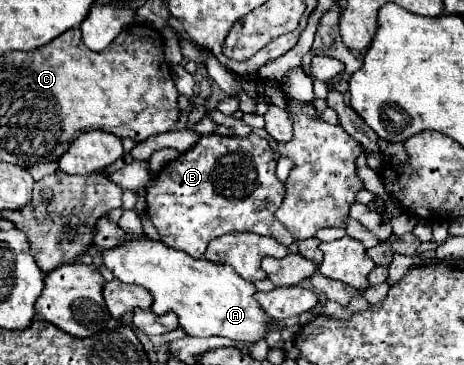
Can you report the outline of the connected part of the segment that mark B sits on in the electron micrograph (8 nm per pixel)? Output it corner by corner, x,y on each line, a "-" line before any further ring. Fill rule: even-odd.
254,132
244,138
208,134
208,136
202,136
194,148
190,148
188,152
182,152
176,160
168,162
158,172
154,186
150,186
146,194
146,204
148,204
146,212
152,224
158,228
162,242
190,254
192,258
202,258
210,240
230,232
256,232
262,236
270,236
284,246
290,246
294,242
290,232
274,216
284,200
284,194
286,194
286,188
276,178
274,150
270,148
266,138

